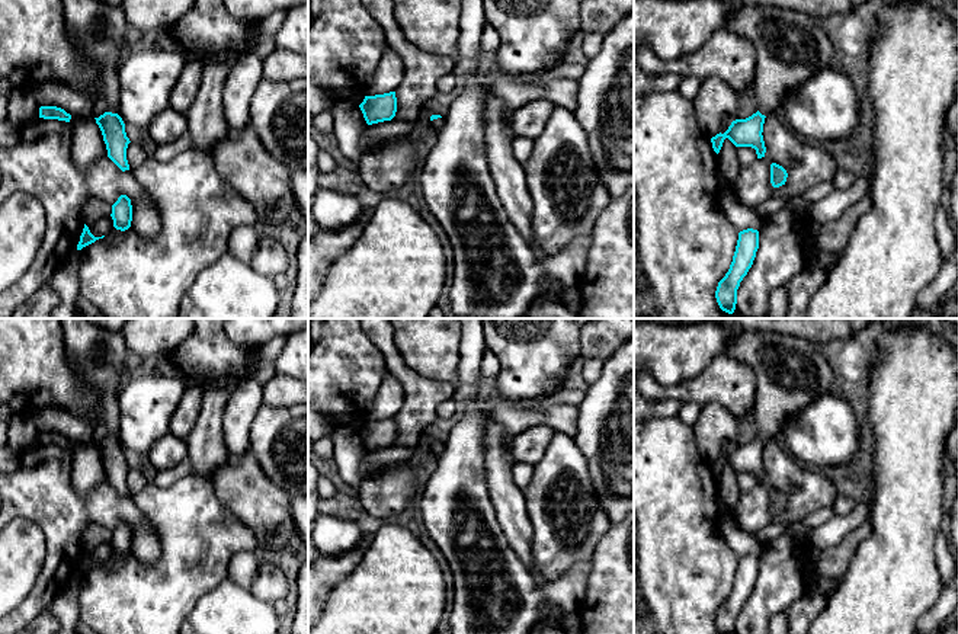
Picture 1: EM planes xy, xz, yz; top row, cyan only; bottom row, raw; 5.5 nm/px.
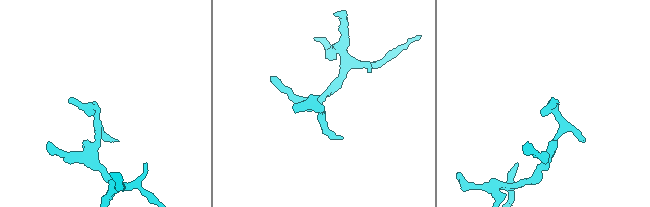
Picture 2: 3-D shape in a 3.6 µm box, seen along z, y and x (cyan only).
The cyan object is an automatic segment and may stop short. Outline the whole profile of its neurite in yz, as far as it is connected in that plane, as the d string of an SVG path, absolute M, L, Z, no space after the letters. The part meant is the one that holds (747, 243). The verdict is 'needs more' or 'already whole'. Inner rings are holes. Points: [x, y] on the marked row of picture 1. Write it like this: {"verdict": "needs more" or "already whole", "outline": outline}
{"verdict": "already whole", "outline": "M747 228L738 233L733 262L725 276L718 282L715 298L720 308L733 314L737 304L737 289L753 265L759 249L759 231Z"}

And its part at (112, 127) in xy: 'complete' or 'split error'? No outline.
split error

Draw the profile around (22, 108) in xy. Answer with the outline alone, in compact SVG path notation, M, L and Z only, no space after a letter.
M13 87L9 96L6 121L20 128L39 118L39 108L32 89Z

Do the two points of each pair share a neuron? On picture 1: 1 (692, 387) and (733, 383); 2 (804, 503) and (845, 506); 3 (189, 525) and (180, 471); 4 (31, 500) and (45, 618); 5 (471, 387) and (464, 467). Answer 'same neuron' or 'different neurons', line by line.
1: same neuron
2: different neurons
3: different neurons
4: different neurons
5: same neuron

